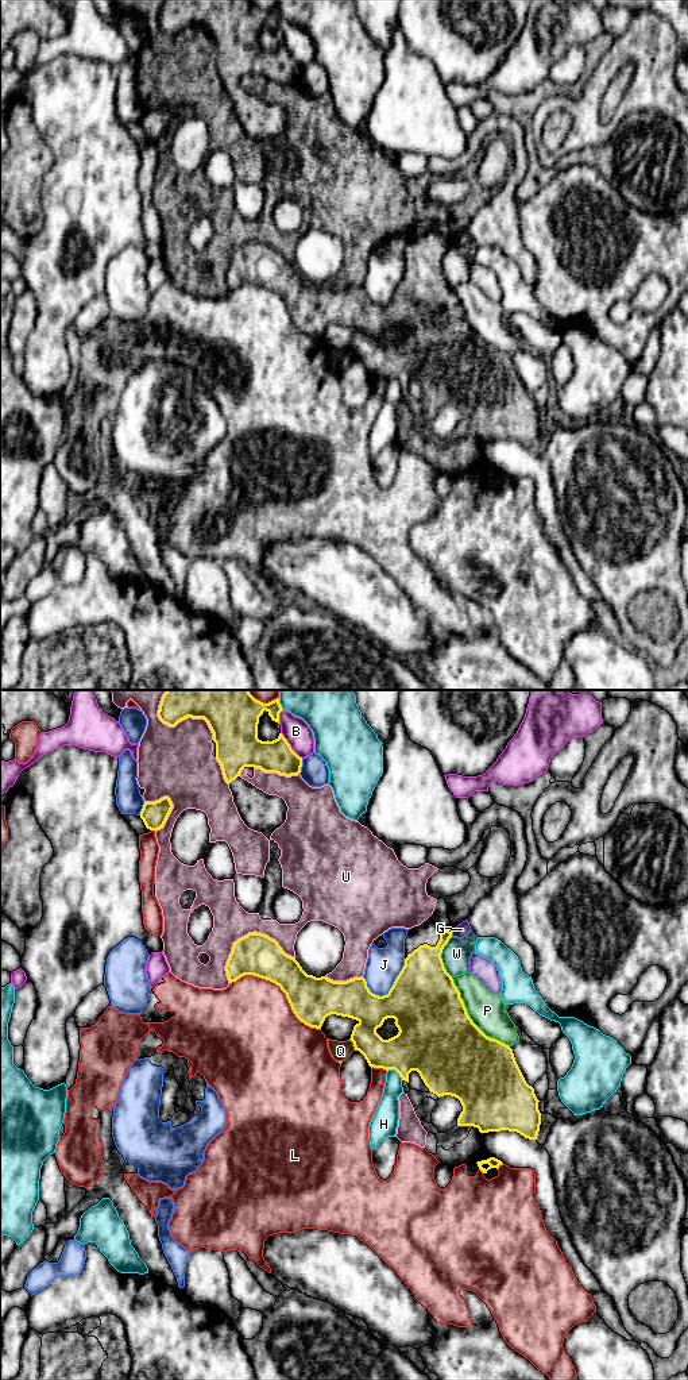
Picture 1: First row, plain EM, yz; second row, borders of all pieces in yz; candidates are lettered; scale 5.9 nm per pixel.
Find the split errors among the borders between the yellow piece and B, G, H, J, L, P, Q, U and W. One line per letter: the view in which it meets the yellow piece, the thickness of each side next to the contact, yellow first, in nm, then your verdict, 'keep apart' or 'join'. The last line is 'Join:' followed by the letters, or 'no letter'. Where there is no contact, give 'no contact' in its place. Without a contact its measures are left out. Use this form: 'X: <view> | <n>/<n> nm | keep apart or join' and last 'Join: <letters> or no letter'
B: yz | 190/160 nm | keep apart
G: yz | 240/80 nm | keep apart
H: yz | 360/140 nm | keep apart
J: yz | 420/200 nm | keep apart
L: yz | 260/480 nm | keep apart
P: yz | 460/220 nm | keep apart
Q: yz | 200/120 nm | keep apart
U: yz | 260/220 nm | keep apart
W: yz | 380/170 nm | keep apart
Join: no letter

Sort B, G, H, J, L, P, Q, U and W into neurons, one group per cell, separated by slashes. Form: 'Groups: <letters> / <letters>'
Groups: B / G / H W / J / L / P / Q U

